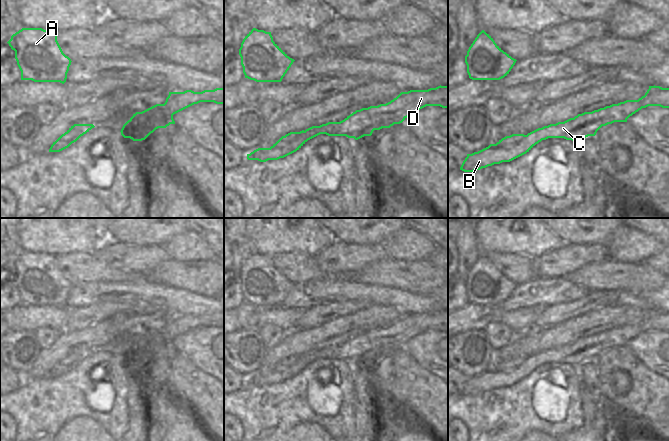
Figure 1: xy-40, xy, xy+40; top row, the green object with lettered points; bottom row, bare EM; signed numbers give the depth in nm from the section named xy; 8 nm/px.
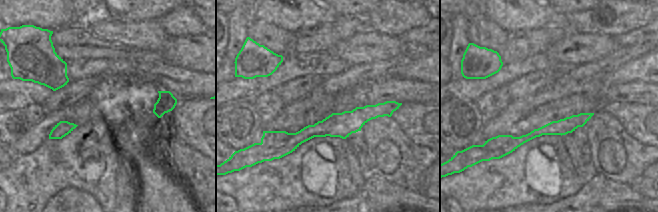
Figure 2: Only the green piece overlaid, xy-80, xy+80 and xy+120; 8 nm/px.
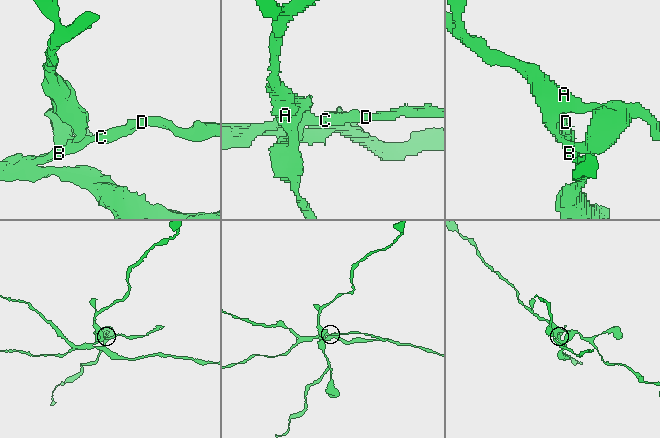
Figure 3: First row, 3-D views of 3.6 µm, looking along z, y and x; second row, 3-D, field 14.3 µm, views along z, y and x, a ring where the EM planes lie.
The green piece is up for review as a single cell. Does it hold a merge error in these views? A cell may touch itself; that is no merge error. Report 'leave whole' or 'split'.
split

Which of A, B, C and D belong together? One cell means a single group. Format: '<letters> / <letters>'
A / B C D

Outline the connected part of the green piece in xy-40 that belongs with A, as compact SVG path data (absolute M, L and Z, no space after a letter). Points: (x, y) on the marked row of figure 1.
M22 28L7 43L15 51L21 80L66 82L72 61L63 53L57 41L57 32Z

